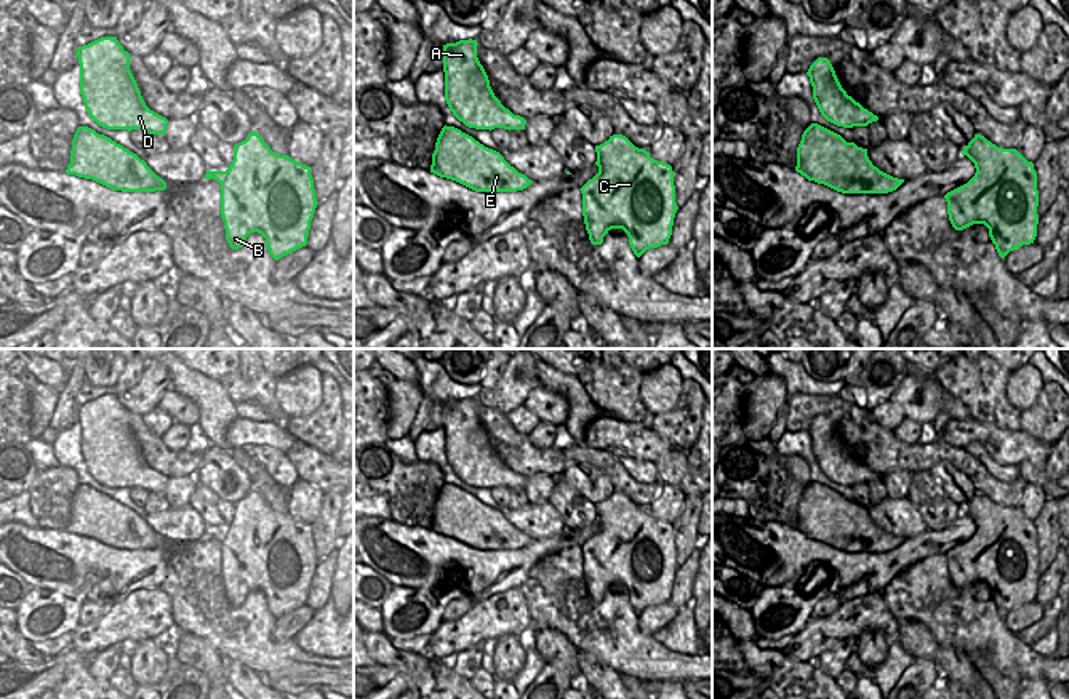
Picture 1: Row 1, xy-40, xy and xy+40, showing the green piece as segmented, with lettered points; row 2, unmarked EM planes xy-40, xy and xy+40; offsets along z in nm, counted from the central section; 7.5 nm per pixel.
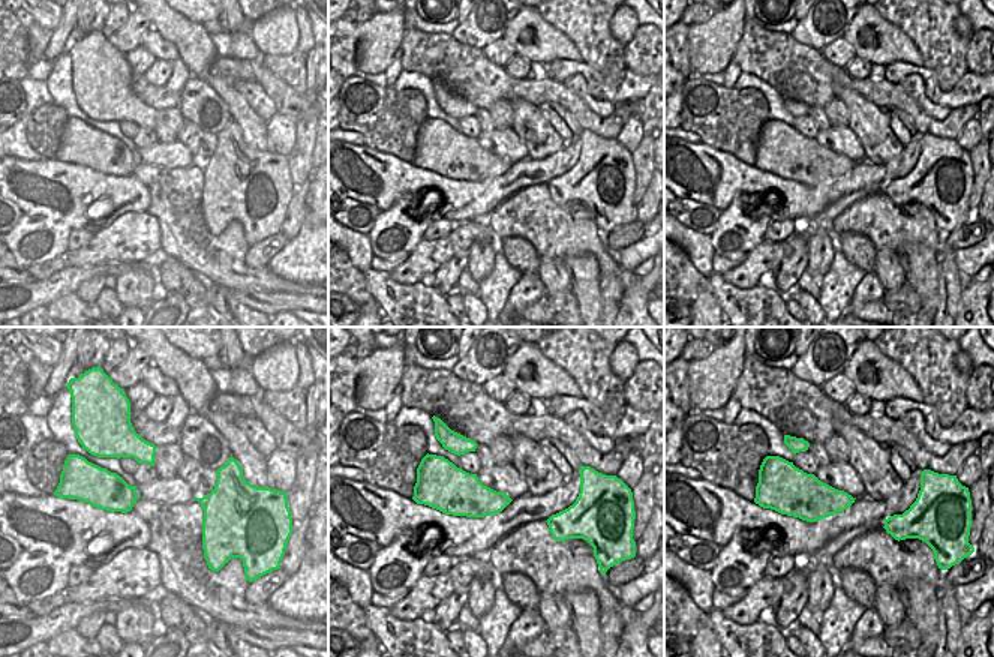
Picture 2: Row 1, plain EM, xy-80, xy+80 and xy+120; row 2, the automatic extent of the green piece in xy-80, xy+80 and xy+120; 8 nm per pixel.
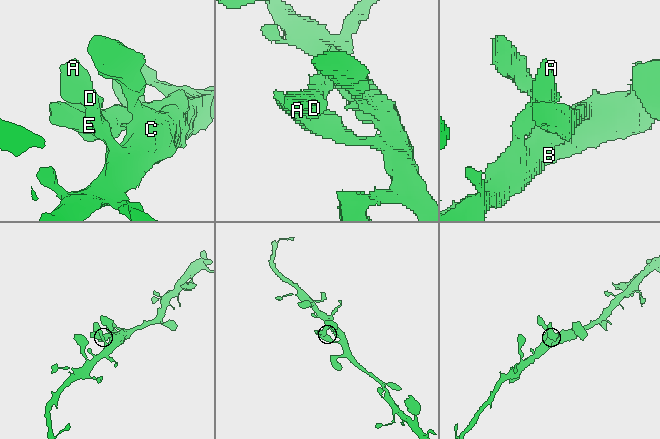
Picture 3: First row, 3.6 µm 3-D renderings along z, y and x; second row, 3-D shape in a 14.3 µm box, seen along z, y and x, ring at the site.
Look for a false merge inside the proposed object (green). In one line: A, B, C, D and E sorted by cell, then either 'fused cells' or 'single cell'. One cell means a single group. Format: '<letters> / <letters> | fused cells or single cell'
A B C D E | single cell

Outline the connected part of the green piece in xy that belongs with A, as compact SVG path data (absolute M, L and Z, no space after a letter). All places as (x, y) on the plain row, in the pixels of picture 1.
M477 398L443 403L445 459L453 473L475 488L525 488L526 478L514 473L494 454L477 416Z

